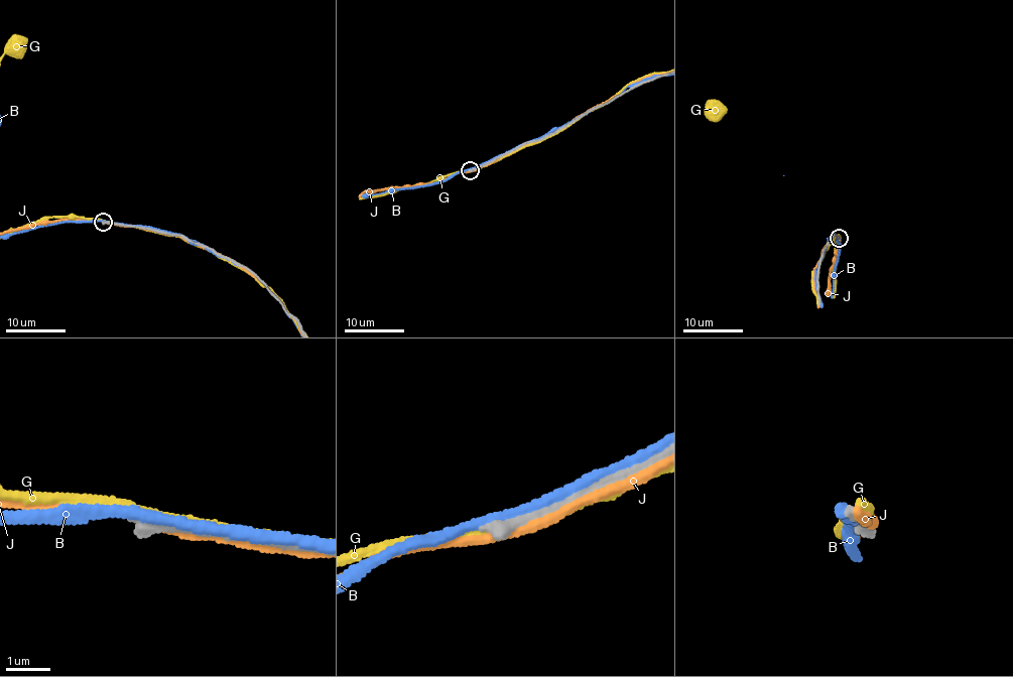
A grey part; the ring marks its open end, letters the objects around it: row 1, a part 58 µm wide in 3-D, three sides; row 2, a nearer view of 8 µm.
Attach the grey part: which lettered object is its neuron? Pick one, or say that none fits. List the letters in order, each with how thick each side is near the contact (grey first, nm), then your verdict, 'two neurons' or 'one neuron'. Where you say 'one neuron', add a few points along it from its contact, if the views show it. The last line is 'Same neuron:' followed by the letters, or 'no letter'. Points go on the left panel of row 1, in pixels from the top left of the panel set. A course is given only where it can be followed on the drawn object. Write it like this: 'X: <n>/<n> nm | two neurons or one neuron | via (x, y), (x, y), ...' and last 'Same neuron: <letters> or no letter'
B: 200/240 nm | two neurons
G: 200/200 nm | two neurons
J: 200/240 nm | two neurons
Same neuron: no letter

